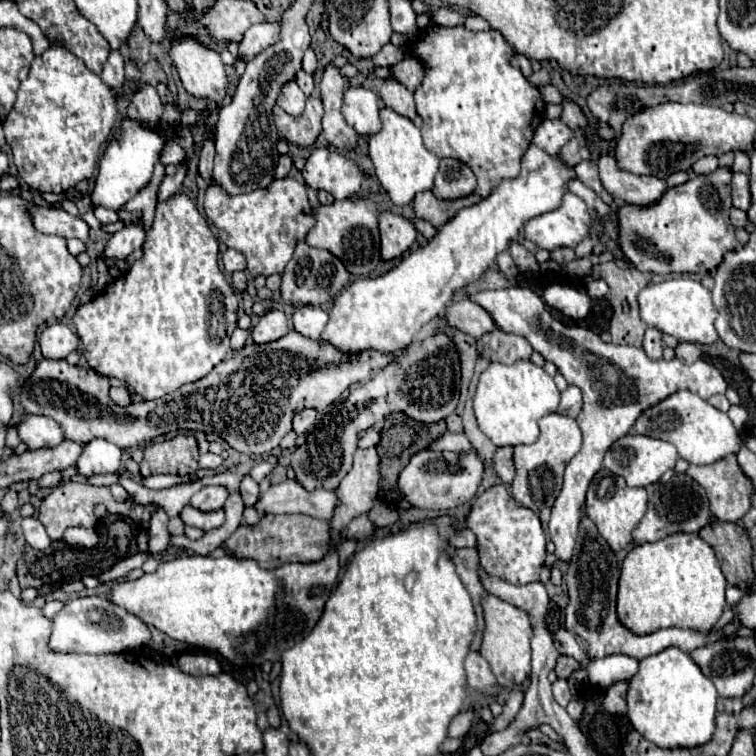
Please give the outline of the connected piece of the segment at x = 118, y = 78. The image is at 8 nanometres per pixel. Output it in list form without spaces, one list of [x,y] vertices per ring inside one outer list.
[[[111,51],[109,53],[109,59],[103,67],[103,73],[101,73],[101,79],[103,83],[107,83],[109,87],[115,87],[119,89],[125,81],[125,73],[123,73],[123,55],[119,51]]]

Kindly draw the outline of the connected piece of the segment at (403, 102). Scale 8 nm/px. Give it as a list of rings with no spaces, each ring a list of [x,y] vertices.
[[[385,79],[379,95],[381,95],[385,107],[393,109],[395,113],[399,113],[399,115],[403,115],[403,117],[407,117],[407,119],[415,119],[415,117],[417,117],[413,93],[407,91],[401,83]]]

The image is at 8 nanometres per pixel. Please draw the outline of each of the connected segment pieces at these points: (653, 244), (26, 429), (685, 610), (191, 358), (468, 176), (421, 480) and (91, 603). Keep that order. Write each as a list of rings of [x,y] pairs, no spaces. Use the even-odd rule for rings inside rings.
[[[717,169],[711,175],[697,175],[679,187],[671,187],[665,191],[659,203],[651,207],[635,207],[625,205],[619,209],[619,235],[621,235],[621,249],[625,257],[639,269],[649,273],[705,273],[719,267],[727,251],[737,247],[735,229],[729,223],[729,209],[731,209],[731,171]]]
[[[27,415],[19,425],[19,439],[27,445],[27,449],[41,449],[41,447],[55,447],[65,437],[59,431],[59,425],[51,417]]]
[[[675,533],[655,543],[635,545],[619,575],[619,621],[635,633],[661,627],[695,627],[711,631],[725,611],[725,577],[715,551],[697,533]]]
[[[177,193],[165,201],[159,201],[157,203],[157,211],[155,211],[155,219],[153,219],[153,225],[151,229],[147,231],[147,237],[145,237],[145,243],[143,243],[143,257],[139,261],[135,261],[131,265],[131,269],[113,279],[97,297],[93,297],[89,303],[77,307],[75,311],[75,317],[73,317],[73,325],[75,325],[75,331],[79,335],[79,341],[81,341],[81,349],[83,349],[83,355],[87,359],[87,363],[91,365],[91,369],[99,371],[101,375],[105,377],[115,377],[115,379],[123,379],[127,385],[131,385],[135,389],[137,395],[141,395],[143,399],[159,399],[171,391],[177,391],[179,387],[183,385],[189,385],[193,381],[199,381],[203,379],[205,375],[211,373],[211,369],[215,365],[219,365],[227,351],[229,351],[229,337],[231,333],[235,331],[237,327],[237,309],[239,309],[239,299],[235,295],[235,289],[229,285],[229,281],[225,279],[223,271],[219,269],[219,263],[217,263],[217,257],[219,257],[219,243],[217,243],[217,237],[213,235],[207,219],[199,213],[195,201],[185,195],[185,193]]]
[[[441,159],[433,193],[439,199],[459,199],[475,189],[473,171],[459,159]]]
[[[419,451],[411,457],[407,467],[399,475],[399,491],[405,499],[427,511],[447,511],[455,509],[467,501],[471,501],[481,485],[483,479],[483,459],[469,451],[469,453],[451,453],[451,451]]]
[[[77,597],[63,605],[63,609],[51,619],[49,649],[59,653],[121,653],[125,649],[137,649],[147,643],[151,637],[147,625],[125,611],[123,607],[113,605],[105,597]]]

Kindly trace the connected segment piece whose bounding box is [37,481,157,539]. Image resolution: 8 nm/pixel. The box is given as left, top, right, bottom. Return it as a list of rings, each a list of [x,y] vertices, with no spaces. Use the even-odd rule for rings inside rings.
[[[67,481],[67,483],[61,483],[57,485],[55,489],[51,489],[49,497],[43,499],[39,511],[37,511],[37,519],[43,523],[43,527],[49,531],[49,537],[51,539],[61,539],[63,531],[67,527],[93,527],[95,525],[95,515],[93,515],[93,509],[97,503],[103,503],[113,515],[123,515],[123,517],[129,517],[133,519],[135,523],[141,523],[141,527],[147,527],[153,513],[157,511],[157,505],[151,503],[151,505],[137,505],[133,501],[115,501],[109,493],[107,487],[91,487],[91,485],[85,485],[85,483],[75,483],[75,481]]]

